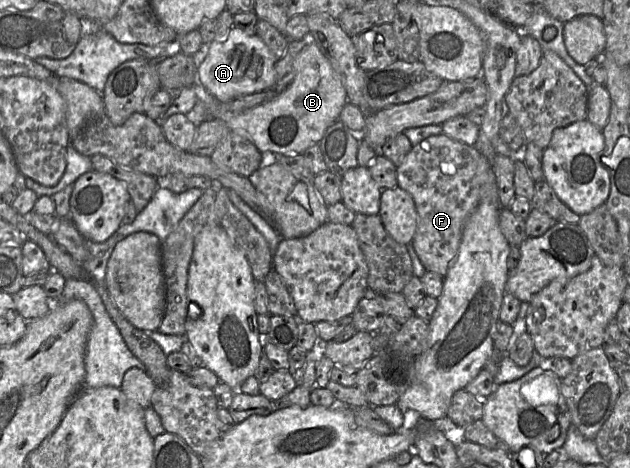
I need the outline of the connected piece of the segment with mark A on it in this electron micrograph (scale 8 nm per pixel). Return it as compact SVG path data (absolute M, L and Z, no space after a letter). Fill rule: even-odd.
M232 27L222 40L208 45L207 54L198 68L197 82L220 102L271 88L277 82L276 59L257 35Z

